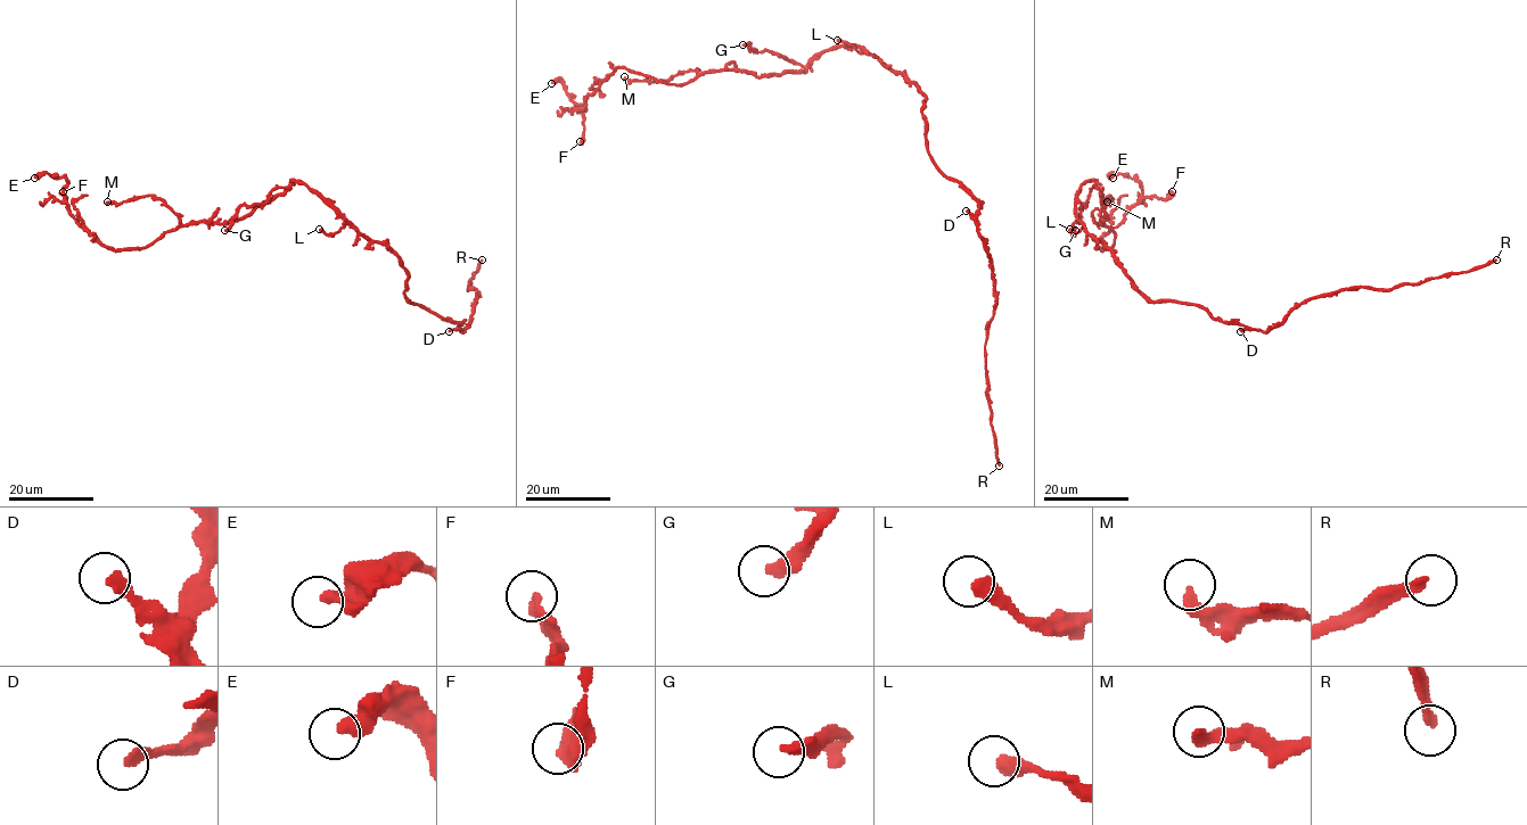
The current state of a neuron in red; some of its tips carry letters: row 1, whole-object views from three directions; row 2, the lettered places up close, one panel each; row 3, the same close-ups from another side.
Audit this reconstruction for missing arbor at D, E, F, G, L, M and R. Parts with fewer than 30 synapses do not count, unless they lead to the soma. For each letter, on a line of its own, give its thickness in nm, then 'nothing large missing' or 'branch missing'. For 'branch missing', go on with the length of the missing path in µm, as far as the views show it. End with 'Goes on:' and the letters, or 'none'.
D: calibre 280 nm; nothing large missing
E: calibre 360 nm; nothing large missing
F: calibre 360 nm; nothing large missing
G: calibre 360 nm; nothing large missing
L: calibre 460 nm; nothing large missing
M: calibre 340 nm; nothing large missing
R: calibre 240 nm; branch missing; missing 170 µm
Goes on: R

